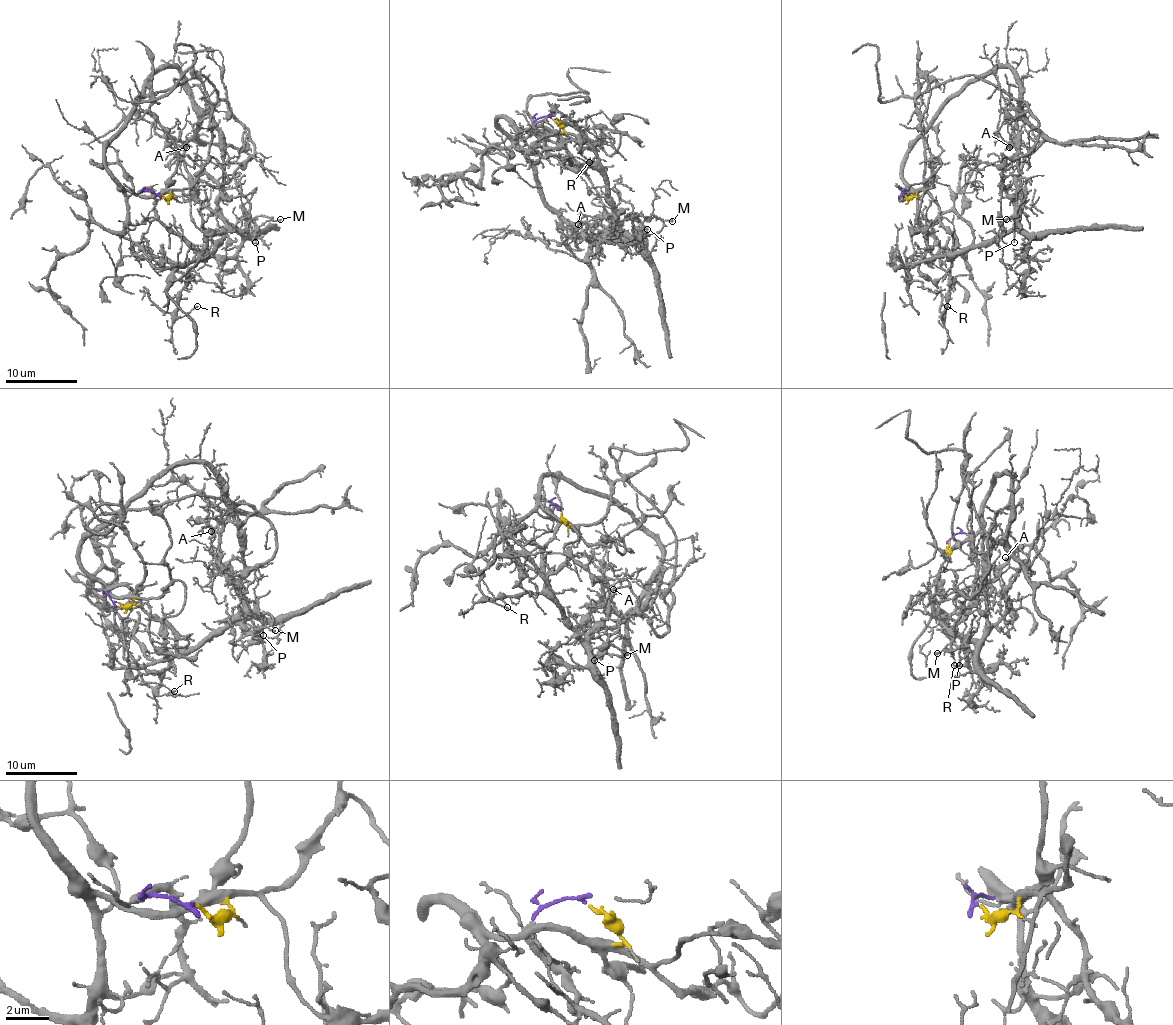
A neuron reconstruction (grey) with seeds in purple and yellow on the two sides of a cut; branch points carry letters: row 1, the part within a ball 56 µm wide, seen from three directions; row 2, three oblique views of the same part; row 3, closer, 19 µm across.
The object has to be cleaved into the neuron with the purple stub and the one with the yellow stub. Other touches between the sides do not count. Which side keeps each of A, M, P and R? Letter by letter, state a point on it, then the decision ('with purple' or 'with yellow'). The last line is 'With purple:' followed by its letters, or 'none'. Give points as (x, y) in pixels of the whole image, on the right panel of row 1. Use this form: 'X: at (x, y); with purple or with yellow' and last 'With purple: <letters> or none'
A: at (1009, 147); with yellow
M: at (1006, 219); with purple
P: at (1014, 242); with purple
R: at (947, 306); with purple
With purple: M, P, R

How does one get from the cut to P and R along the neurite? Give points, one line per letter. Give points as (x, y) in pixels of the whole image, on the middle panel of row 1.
P: (551, 117), (542, 115), (533, 123), (546, 153), (600, 173), (620, 225), (634, 236), (647, 229)
R: (551, 117), (542, 115), (533, 123), (546, 153), (575, 170), (591, 168), (569, 159), (589, 162)

